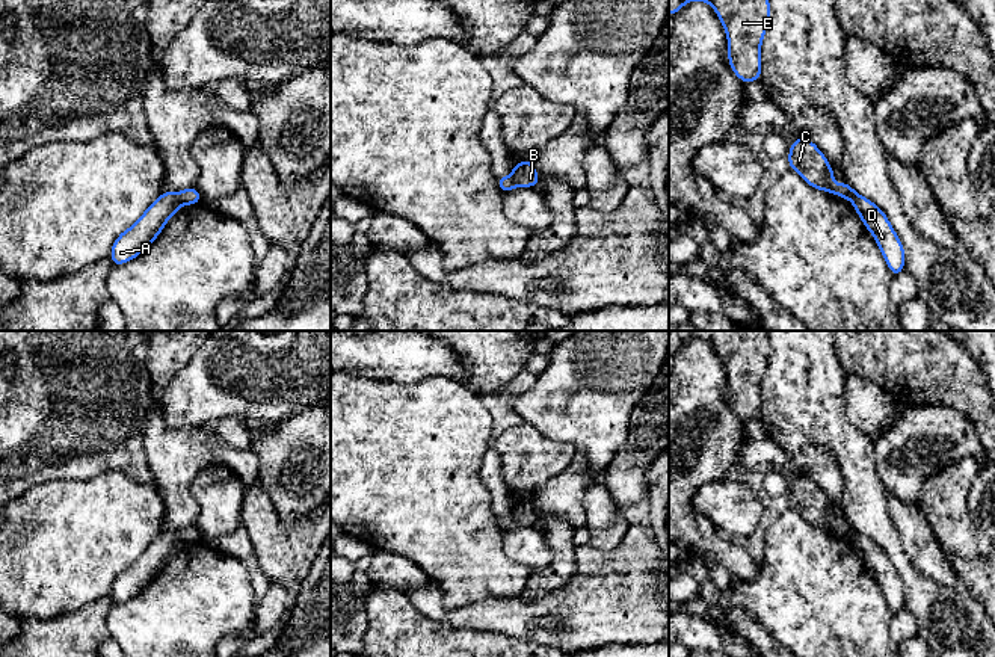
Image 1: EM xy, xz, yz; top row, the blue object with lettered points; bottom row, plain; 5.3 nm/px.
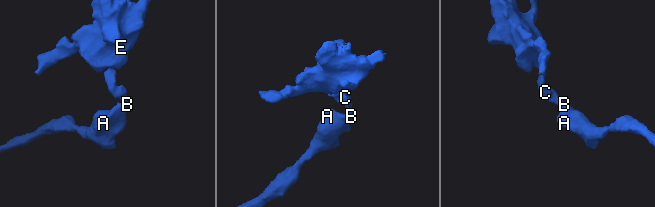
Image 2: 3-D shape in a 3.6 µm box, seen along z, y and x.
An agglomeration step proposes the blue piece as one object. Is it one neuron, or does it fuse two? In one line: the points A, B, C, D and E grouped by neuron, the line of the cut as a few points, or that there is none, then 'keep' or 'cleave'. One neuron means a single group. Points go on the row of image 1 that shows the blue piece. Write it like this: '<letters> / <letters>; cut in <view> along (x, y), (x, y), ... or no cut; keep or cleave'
A D / B C E; cut in xy along (174, 194), (181, 204); cleave

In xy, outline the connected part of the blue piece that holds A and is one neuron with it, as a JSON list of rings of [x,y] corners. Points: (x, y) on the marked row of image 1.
[[[162,192],[139,221],[122,231],[113,242],[109,257],[113,266],[125,264],[140,255],[157,239],[169,217],[181,205],[174,192]]]

